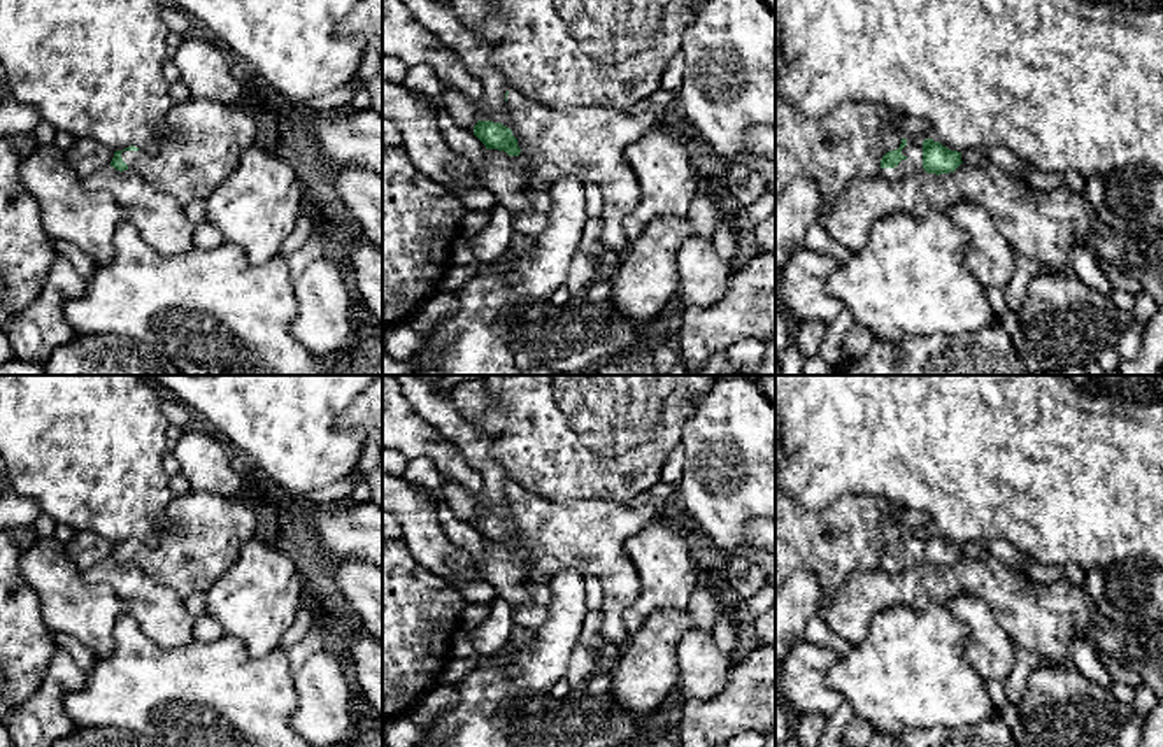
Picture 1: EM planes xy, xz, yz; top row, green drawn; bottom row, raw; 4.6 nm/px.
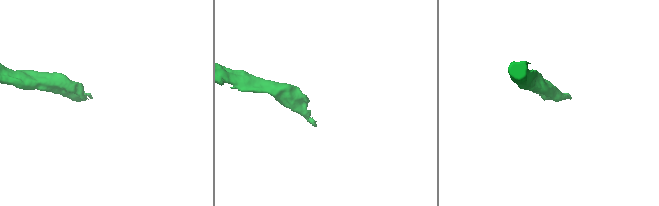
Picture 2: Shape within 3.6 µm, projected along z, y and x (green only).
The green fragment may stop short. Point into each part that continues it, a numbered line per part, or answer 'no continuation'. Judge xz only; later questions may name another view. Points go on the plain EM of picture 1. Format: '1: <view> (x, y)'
1: xz (588, 535)

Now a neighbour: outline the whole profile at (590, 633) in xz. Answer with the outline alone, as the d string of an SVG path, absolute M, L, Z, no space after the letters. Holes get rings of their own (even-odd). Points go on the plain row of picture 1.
M588 610L579 633L581 645L584 647L596 645L600 652L609 645L600 633L602 621L603 621L602 610Z

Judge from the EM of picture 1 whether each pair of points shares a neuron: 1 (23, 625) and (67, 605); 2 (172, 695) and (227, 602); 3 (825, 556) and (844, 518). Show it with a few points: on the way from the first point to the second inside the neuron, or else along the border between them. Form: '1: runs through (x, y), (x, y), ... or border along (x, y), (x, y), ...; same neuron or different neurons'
1: border along (23, 579), (39, 602), (42, 623), (53, 633); different neurons
2: border along (225, 633), (237, 639), (253, 658), (258, 658); different neurons
3: runs through (832, 547), (844, 526); same neuron

